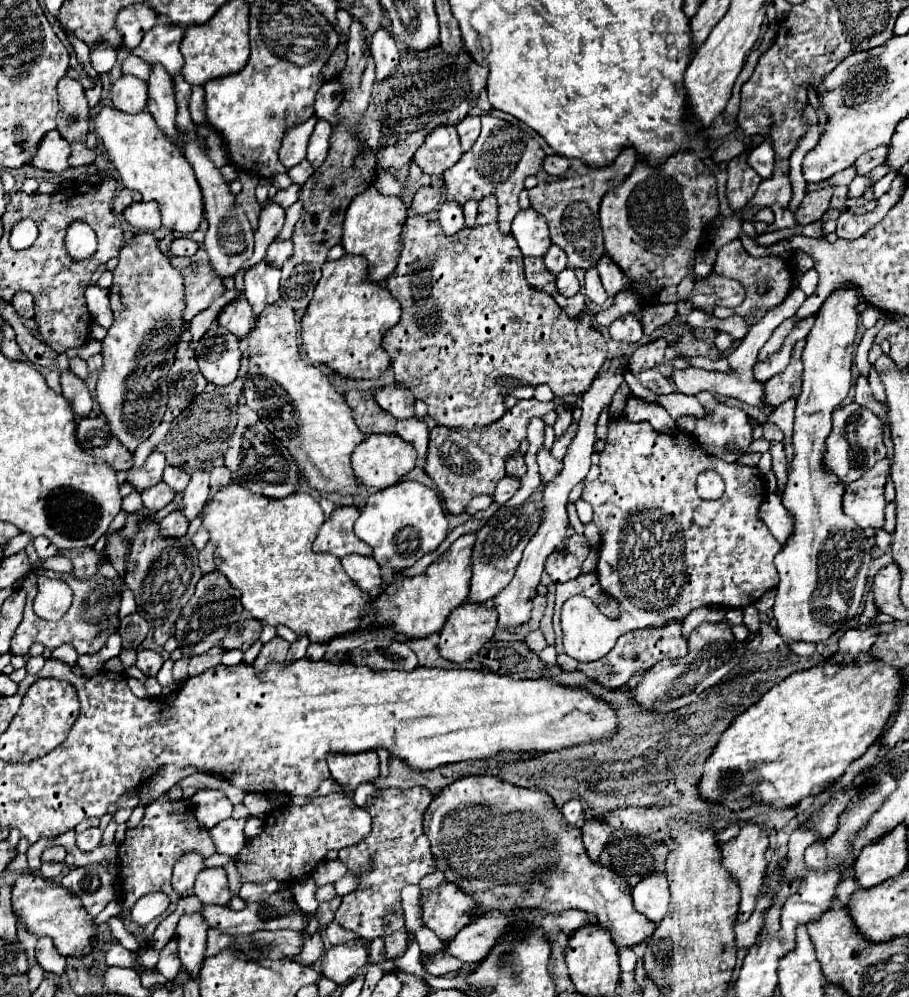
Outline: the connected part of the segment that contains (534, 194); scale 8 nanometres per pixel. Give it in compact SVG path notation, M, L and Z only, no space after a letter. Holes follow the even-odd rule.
M625 148L615 160L615 164L605 168L589 168L589 166L583 166L581 160L571 160L569 170L563 176L543 176L539 178L539 184L529 190L531 206L539 214L543 214L549 224L551 242L563 248L567 254L567 268L591 270L605 256L603 232L599 224L601 200L609 190L619 186L633 172L637 160L639 158L633 148ZM559 180L569 180L569 184L555 184Z

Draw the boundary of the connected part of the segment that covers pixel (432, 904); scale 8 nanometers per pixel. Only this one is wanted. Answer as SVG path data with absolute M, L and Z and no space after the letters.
M441 882L437 888L421 890L419 906L423 910L423 924L445 944L457 936L459 928L473 922L473 914L479 908L475 898L453 882Z

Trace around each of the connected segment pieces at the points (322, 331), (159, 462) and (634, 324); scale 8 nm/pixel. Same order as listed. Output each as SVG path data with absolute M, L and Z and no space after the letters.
M343 256L323 264L321 280L301 320L301 338L307 358L315 364L327 364L347 378L379 378L387 366L387 352L381 340L401 318L399 302L387 288L367 278L367 260L363 256Z
M153 450L141 468L133 468L127 472L127 482L137 492L143 492L161 482L163 468L165 468L165 456L157 450Z
M625 314L625 316L617 318L609 326L609 334L617 342L633 344L633 342L637 342L643 336L643 326L641 326L641 322L633 314Z

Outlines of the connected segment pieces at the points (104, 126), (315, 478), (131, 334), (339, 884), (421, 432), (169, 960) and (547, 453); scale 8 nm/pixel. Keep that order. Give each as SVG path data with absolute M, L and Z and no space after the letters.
M105 106L95 118L95 134L103 140L103 146L115 164L121 182L129 190L137 190L143 200L155 200L161 208L163 228L181 234L195 232L205 218L205 202L191 166L187 164L183 150L169 140L155 124L153 116L143 110L141 114L123 114Z
M283 302L269 306L249 334L249 350L257 352L249 358L243 386L247 406L255 408L275 438L283 440L313 490L319 494L357 496L359 480L351 470L351 454L367 436L357 428L351 406L331 386L327 376L301 358L293 308L283 306Z
M135 234L119 252L119 264L109 288L113 326L103 340L103 370L97 382L97 400L111 424L111 432L131 452L153 434L165 416L169 400L167 368L175 362L181 334L189 330L189 322L183 320L183 276L173 268L157 242L155 234Z
M347 872L341 880L335 882L335 888L337 888L337 894L339 896L345 896L345 894L353 892L357 888L357 876L353 872Z
M419 418L397 420L395 434L401 436L403 440L411 442L415 446L415 450L417 450L419 460L425 460L425 456L427 456L427 444L429 444L429 428L427 428L427 422L419 420Z
M173 938L159 954L159 962L157 962L157 972L163 974L167 980L173 980L179 974L179 956L177 956L177 940Z
M539 448L537 464L539 464L539 472L541 472L543 482L551 482L563 468L563 460L553 458L551 450L547 450L547 448Z

